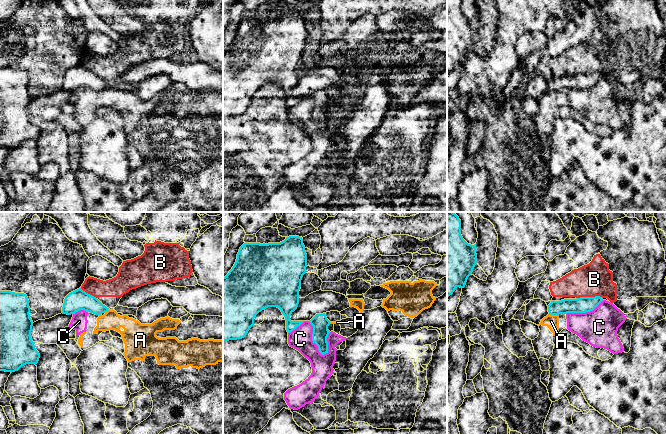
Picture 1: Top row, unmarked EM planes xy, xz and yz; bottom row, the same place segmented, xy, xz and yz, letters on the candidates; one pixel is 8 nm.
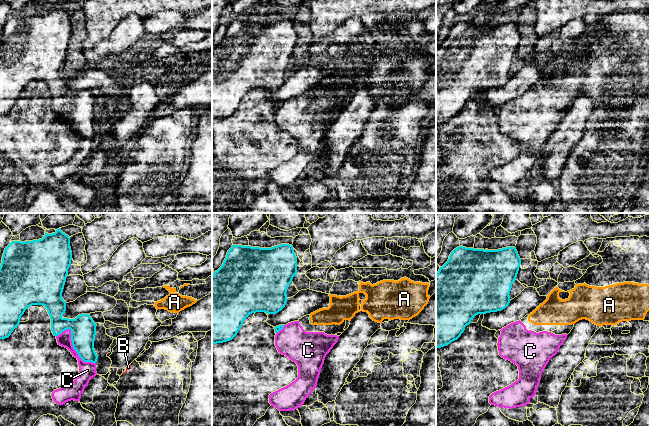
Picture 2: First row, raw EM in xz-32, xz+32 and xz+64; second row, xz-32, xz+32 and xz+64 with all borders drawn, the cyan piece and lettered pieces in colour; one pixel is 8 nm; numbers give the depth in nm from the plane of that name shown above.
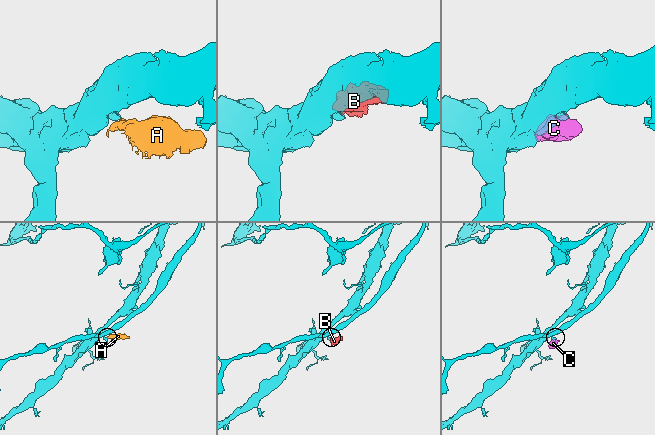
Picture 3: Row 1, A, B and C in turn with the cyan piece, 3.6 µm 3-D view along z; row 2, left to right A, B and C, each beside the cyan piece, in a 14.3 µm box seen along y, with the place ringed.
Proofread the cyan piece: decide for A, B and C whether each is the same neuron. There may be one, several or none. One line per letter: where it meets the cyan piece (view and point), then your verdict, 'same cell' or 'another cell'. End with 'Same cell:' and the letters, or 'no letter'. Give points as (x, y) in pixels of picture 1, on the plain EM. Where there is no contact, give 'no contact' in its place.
A: yz (554, 90) | another cell
B: yz (589, 73) | another cell
C: xz (312, 116) | another cell
Same cell: no letter

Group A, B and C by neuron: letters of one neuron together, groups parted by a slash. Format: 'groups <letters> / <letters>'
groups A B C

